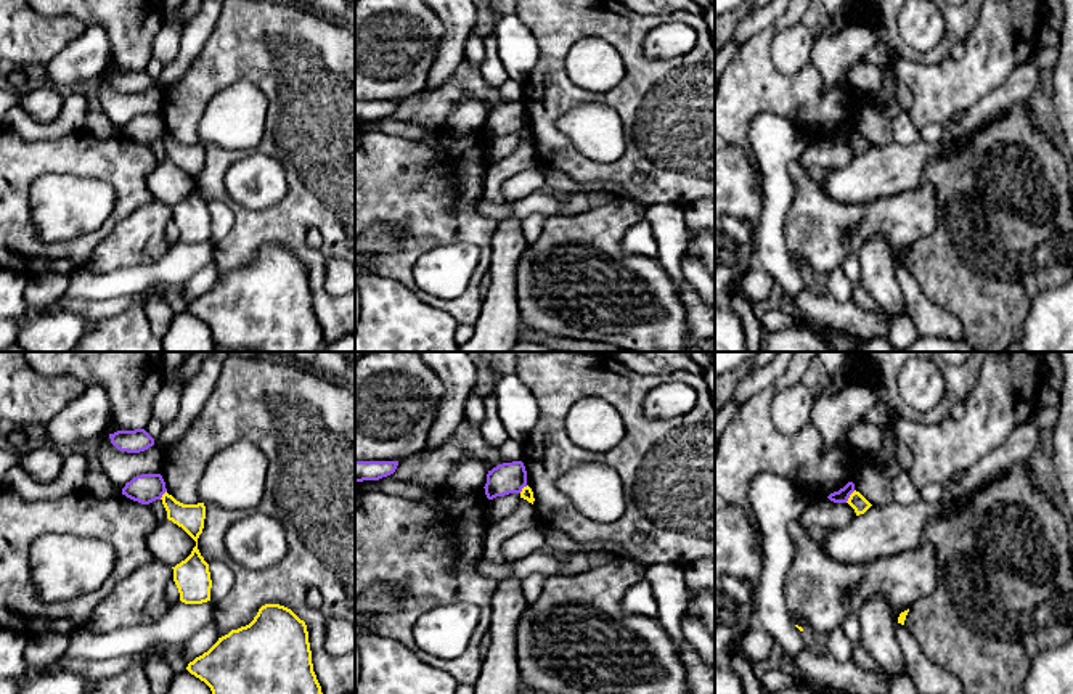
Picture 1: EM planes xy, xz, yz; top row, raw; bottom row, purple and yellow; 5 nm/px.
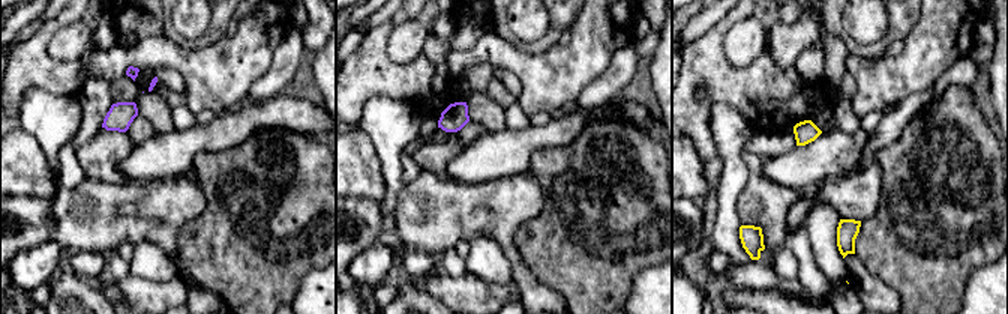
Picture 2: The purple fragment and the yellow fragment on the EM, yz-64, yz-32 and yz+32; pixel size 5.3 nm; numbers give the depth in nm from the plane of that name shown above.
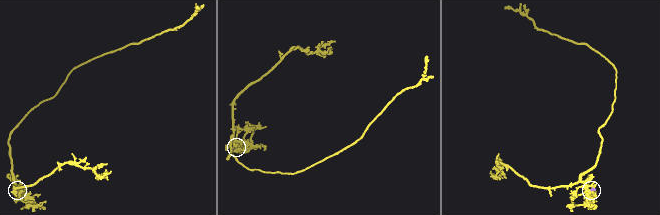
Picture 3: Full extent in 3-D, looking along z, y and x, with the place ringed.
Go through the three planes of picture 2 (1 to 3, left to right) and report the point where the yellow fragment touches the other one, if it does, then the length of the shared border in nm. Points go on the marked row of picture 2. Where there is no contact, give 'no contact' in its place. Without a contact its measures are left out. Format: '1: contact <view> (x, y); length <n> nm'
1: no contact
2: no contact
3: no contact

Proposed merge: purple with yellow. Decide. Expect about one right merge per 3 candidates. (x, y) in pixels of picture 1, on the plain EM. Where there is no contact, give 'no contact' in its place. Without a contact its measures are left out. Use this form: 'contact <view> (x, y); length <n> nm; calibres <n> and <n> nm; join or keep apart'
contact yz (848, 137); length 80 nm; calibres 70 and 80 nm; keep apart

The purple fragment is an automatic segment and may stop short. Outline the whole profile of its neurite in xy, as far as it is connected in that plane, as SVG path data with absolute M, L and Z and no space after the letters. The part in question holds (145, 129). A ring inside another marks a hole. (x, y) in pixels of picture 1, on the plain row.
M161 114L137 116L122 129L122 135L141 145L161 140L165 132L165 122Z

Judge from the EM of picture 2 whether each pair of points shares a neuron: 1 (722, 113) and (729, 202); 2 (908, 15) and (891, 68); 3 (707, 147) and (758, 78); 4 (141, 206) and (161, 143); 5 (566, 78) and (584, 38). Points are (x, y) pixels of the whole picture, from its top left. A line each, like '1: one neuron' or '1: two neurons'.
1: one neuron
2: two neurons
3: one neuron
4: two neurons
5: one neuron

